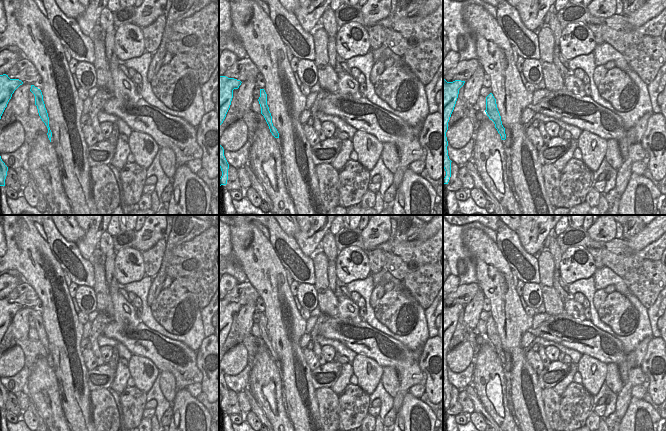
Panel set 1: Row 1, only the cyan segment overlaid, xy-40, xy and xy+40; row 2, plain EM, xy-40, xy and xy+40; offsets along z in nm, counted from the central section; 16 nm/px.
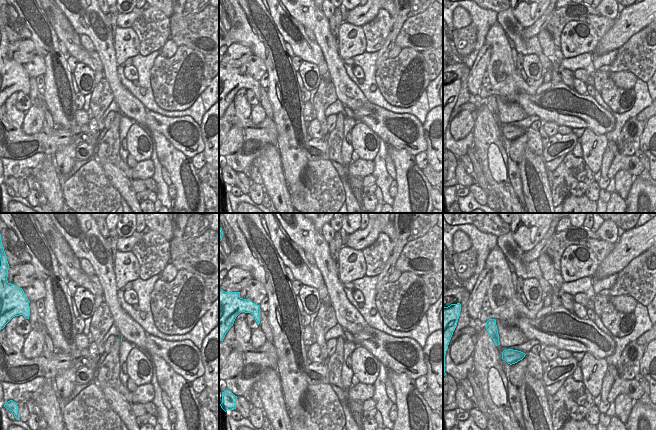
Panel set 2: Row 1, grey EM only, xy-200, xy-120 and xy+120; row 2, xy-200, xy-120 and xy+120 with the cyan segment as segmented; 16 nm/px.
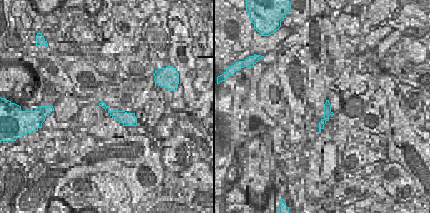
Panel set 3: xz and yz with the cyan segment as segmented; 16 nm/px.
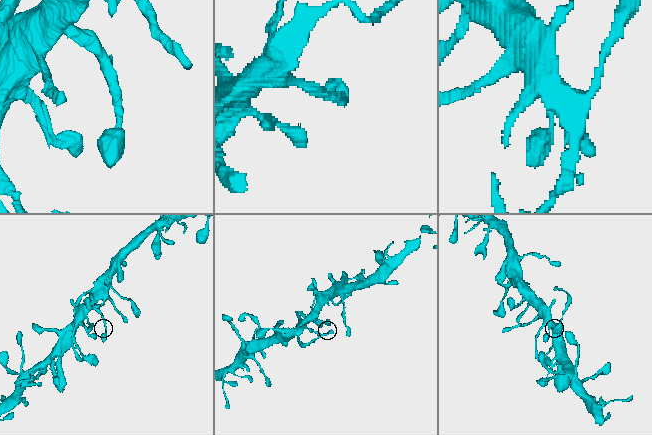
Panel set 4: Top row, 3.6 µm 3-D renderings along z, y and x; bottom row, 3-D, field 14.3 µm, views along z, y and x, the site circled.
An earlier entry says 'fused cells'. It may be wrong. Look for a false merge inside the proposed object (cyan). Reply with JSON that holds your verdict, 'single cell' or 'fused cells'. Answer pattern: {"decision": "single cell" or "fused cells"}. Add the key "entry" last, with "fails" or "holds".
{"decision": "single cell", "entry": "fails"}

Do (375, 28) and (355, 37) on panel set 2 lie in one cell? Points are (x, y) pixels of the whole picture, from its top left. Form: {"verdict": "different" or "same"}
{"verdict": "different"}

